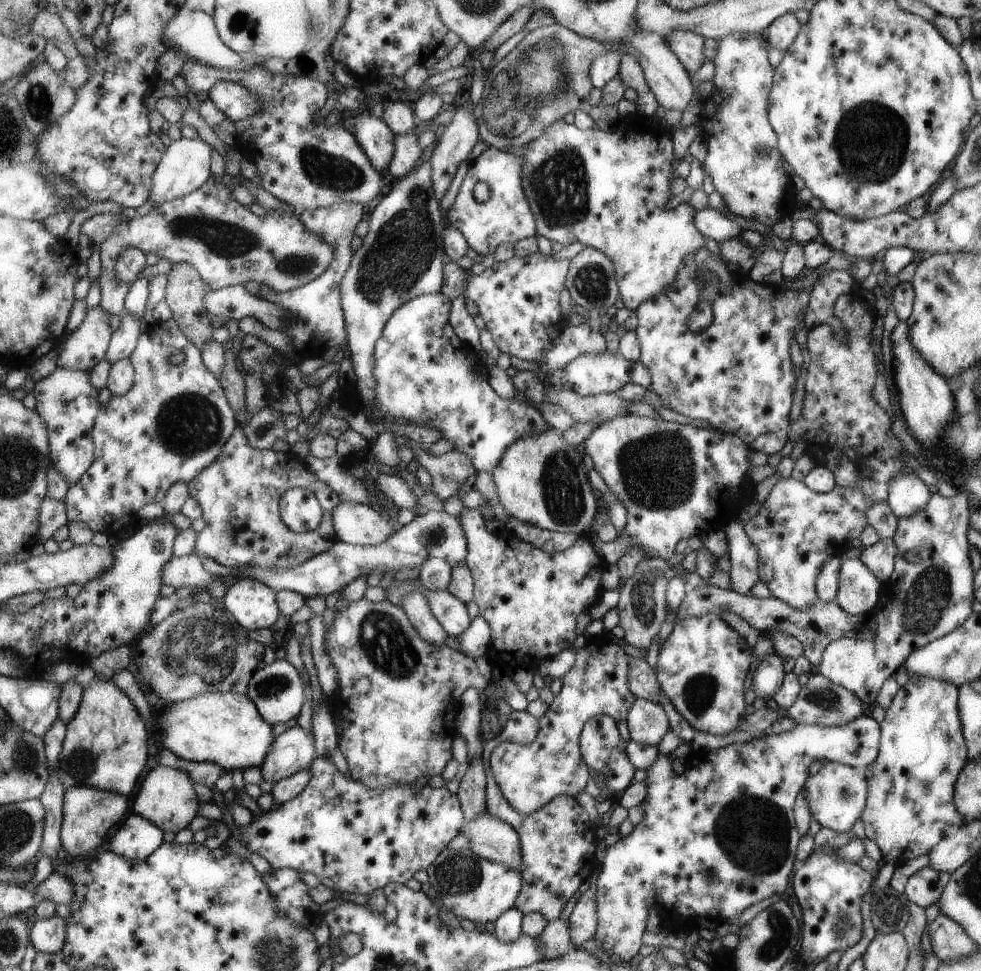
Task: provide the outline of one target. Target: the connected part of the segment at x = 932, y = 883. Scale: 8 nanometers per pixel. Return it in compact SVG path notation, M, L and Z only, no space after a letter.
M921 868L909 876L903 894L907 901L920 908L937 903L942 892L942 887L937 882L938 873L931 868Z

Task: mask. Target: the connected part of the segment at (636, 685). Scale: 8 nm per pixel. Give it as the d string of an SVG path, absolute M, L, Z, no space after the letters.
M631 657L630 669L627 670L627 673L627 681L635 699L639 698L649 700L653 704L661 704L659 698L663 696L663 690L659 688L654 670L650 668L644 658Z

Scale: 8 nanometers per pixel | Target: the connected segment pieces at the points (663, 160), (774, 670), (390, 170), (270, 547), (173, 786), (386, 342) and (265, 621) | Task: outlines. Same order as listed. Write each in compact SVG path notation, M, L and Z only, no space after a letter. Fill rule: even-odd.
M633 114L624 119L619 119L612 130L605 132L597 128L593 130L578 130L572 123L564 123L562 120L557 121L551 124L537 139L527 143L527 150L525 150L525 154L521 158L523 166L522 186L523 190L526 191L527 202L530 203L531 211L534 212L535 236L543 236L543 238L551 242L559 242L559 244L563 245L579 242L585 247L591 247L603 252L613 264L618 296L621 298L624 308L631 310L631 312L635 311L649 298L653 298L655 294L663 292L663 288L667 290L667 286L671 282L675 282L675 274L683 266L683 260L687 258L687 254L691 254L695 250L699 252L699 248L705 247L705 236L699 232L694 224L694 214L697 212L695 206L691 206L687 201L667 210L667 202L671 202L671 198L675 195L671 193L671 182L675 182L675 178L679 178L675 177L675 169L679 164L679 160L675 158L674 140L671 139L671 133L665 132L664 129L656 126L654 122L649 122L643 117Z
M776 655L765 656L753 672L750 688L755 697L768 700L782 686L784 677L786 673L783 672L782 659Z
M401 132L394 135L394 154L391 154L389 166L385 168L389 180L405 177L415 169L415 162L421 156L421 150L415 142L413 132Z
M238 425L230 438L227 438L226 445L222 447L215 462L211 462L210 466L207 466L193 480L187 482L186 486L189 497L199 504L199 508L202 510L201 518L205 521L205 528L198 533L195 548L193 548L193 553L201 560L210 558L223 567L235 570L243 570L251 566L286 570L310 561L317 554L331 549L338 541L338 535L334 530L333 514L339 500L327 488L327 484L319 482L315 475L306 469L305 463L291 452L283 453L273 452L270 449L251 448L247 444L247 438L245 438L242 428ZM292 486L309 487L321 507L321 520L311 532L291 532L289 528L286 528L279 515L278 504L281 502L283 492Z
M157 765L143 778L143 782L141 782L141 786L133 798L131 810L134 814L141 815L142 818L153 823L162 832L177 834L181 828L185 828L191 822L191 818L195 816L195 810L197 810L197 798L193 792L193 782L181 770Z
M439 291L437 293L418 295L417 297L411 298L411 301L405 302L405 304L399 306L399 308L391 314L390 320L386 322L386 325L383 326L382 335L374 345L371 376L373 376L373 380L375 380L375 386L373 386L375 404L373 404L373 406L365 406L363 398L356 395L354 385L352 385L352 388L347 388L345 391L342 391L342 393L344 393L342 402L352 409L361 410L364 415L365 410L377 410L377 416L379 416L380 419L383 419L385 414L389 414L393 418L393 422L398 418L403 418L404 422L407 424L413 424L422 428L424 428L424 426L428 426L431 429L434 428L439 433L439 439L447 440L451 443L453 449L462 452L462 454L467 455L467 458L470 458L476 472L483 470L485 470L485 472L492 472L495 466L502 460L502 456L511 442L515 442L517 438L527 436L527 434L541 434L543 430L549 428L549 424L543 420L541 414L535 407L529 406L529 404L525 404L525 402L519 402L519 400L501 398L501 396L498 396L497 392L487 384L489 381L487 379L487 368L485 368L484 364L479 364L479 362L477 362L475 352L465 350L467 346L463 344L462 340L459 339L457 335L453 334L454 328L449 326L449 319L449 298L447 298L446 295L440 294Z
M242 578L227 587L221 602L224 610L233 614L239 628L245 631L271 629L280 612L275 596L275 591L269 586L251 578Z

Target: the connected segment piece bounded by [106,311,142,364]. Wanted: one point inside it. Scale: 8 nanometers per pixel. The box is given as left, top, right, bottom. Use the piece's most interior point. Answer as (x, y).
(125, 337)

